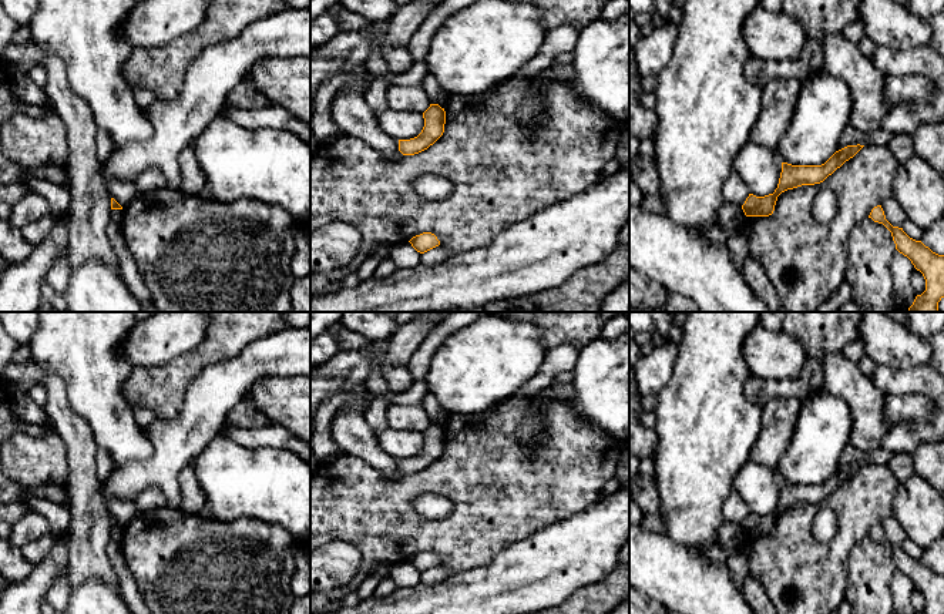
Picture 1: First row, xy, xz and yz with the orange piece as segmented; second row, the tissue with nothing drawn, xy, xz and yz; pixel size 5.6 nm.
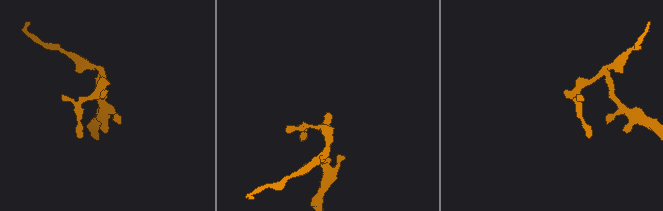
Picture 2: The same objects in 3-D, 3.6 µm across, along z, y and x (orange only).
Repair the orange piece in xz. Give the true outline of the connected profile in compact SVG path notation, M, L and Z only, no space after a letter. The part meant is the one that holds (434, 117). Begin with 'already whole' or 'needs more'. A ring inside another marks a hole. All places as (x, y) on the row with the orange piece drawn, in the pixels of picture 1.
already whole | M430 104L423 113L424 127L410 140L399 140L399 151L403 155L414 155L433 145L444 132L446 111L439 104Z

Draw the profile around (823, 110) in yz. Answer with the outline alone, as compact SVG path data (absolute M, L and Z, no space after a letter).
M819 70L800 81L800 94L782 140L775 145L779 160L792 165L822 165L837 150L850 125L851 94L847 84L824 70Z

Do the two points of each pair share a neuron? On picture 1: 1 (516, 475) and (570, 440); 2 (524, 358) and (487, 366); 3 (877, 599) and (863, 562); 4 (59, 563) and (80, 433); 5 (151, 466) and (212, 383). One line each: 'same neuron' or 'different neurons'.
1: same neuron
2: same neuron
3: same neuron
4: different neurons
5: same neuron

